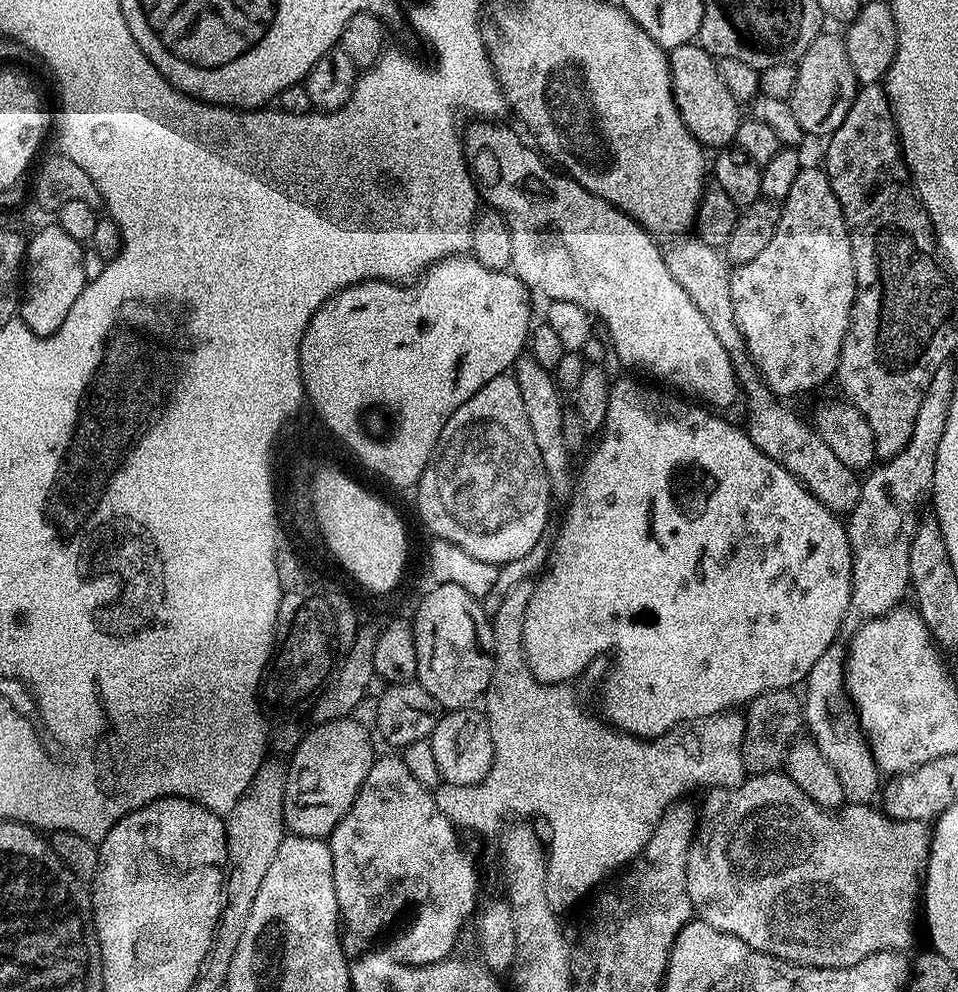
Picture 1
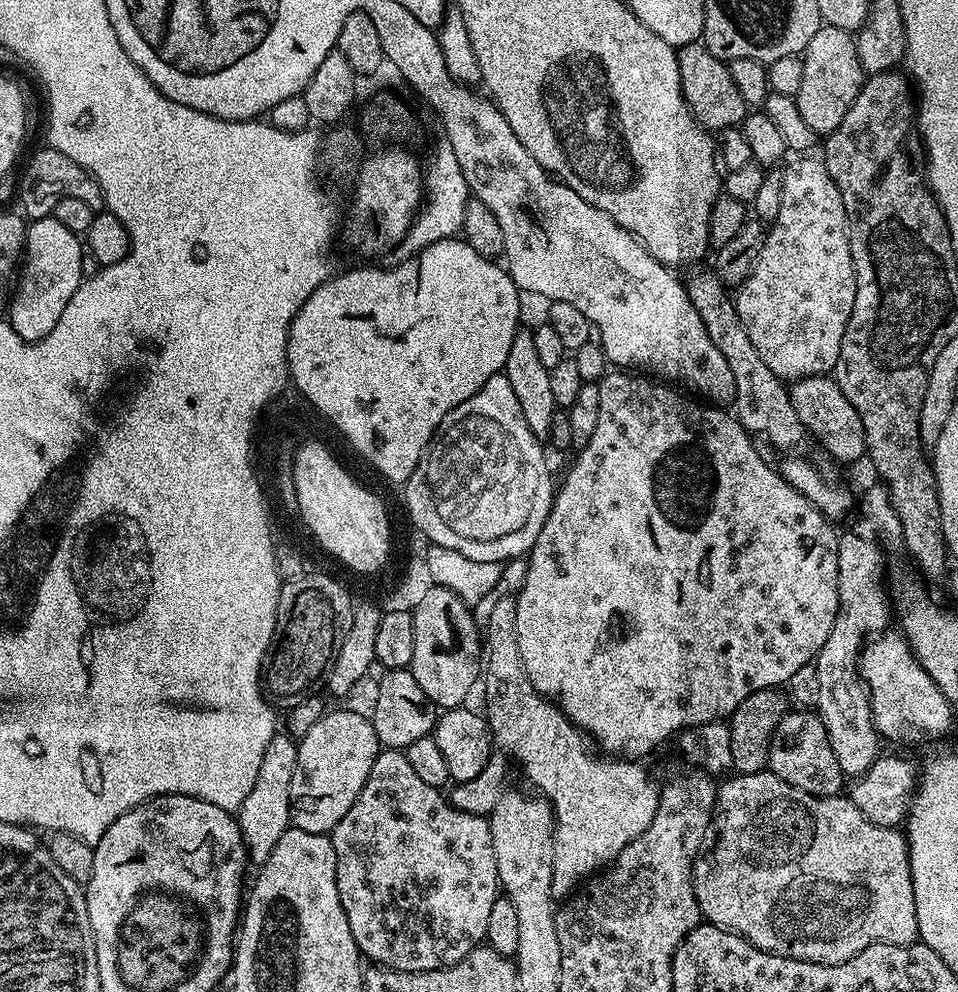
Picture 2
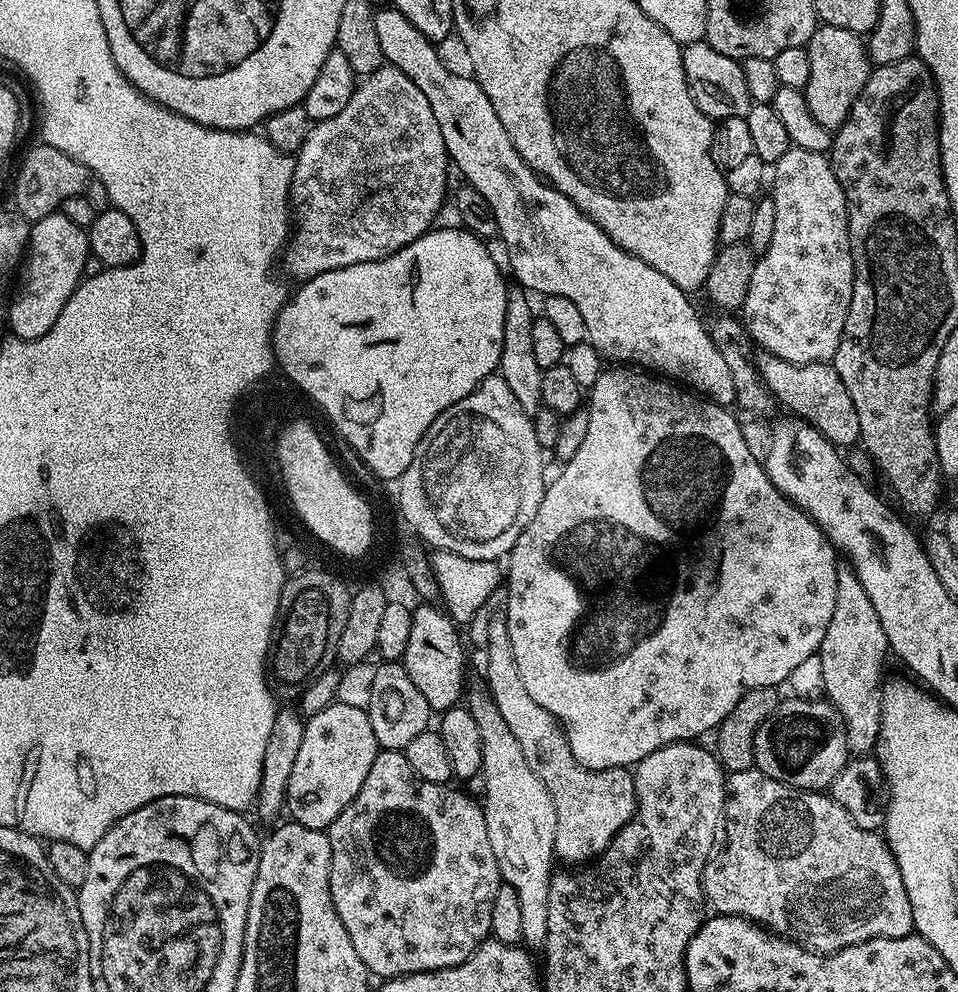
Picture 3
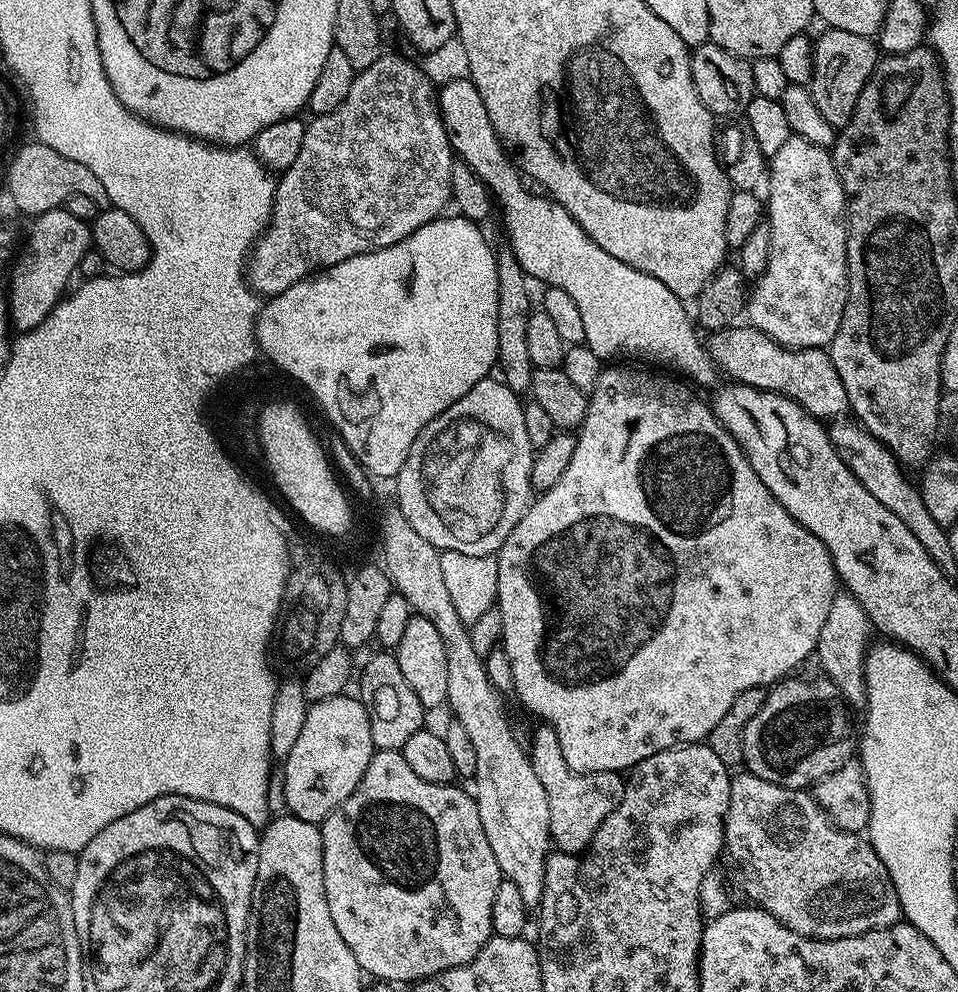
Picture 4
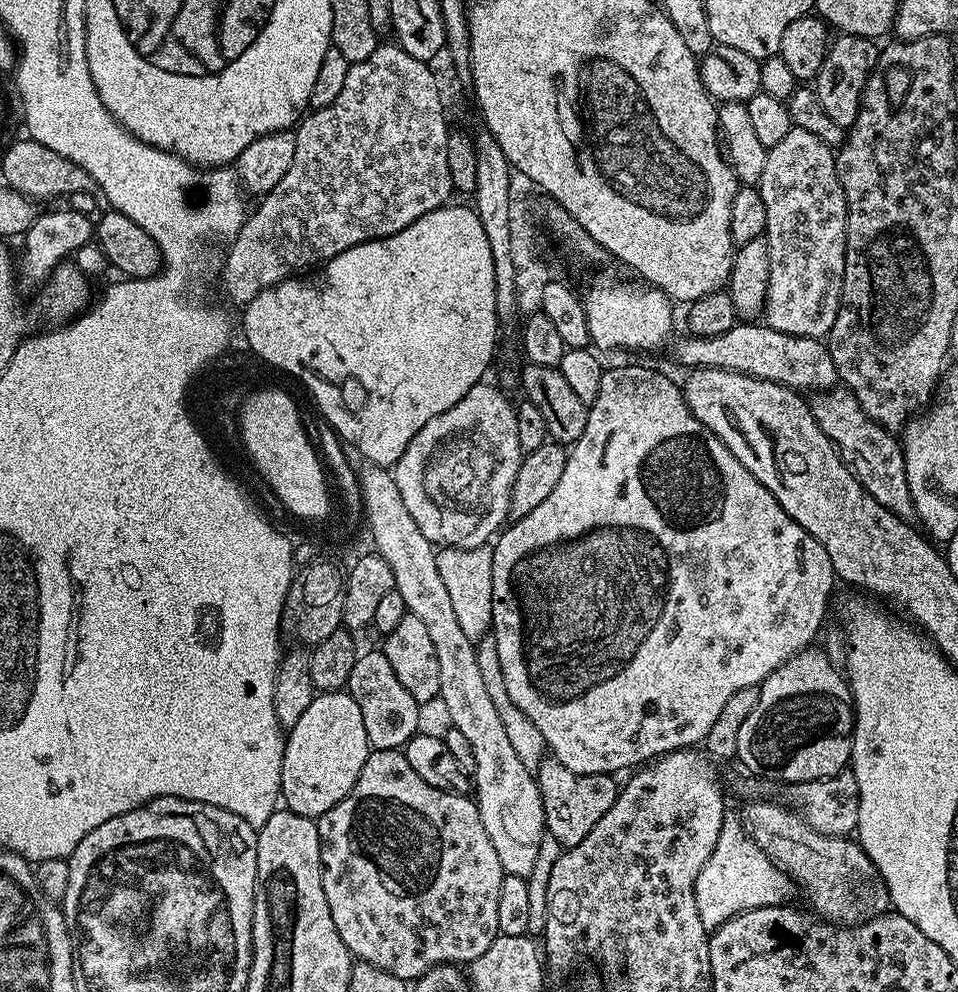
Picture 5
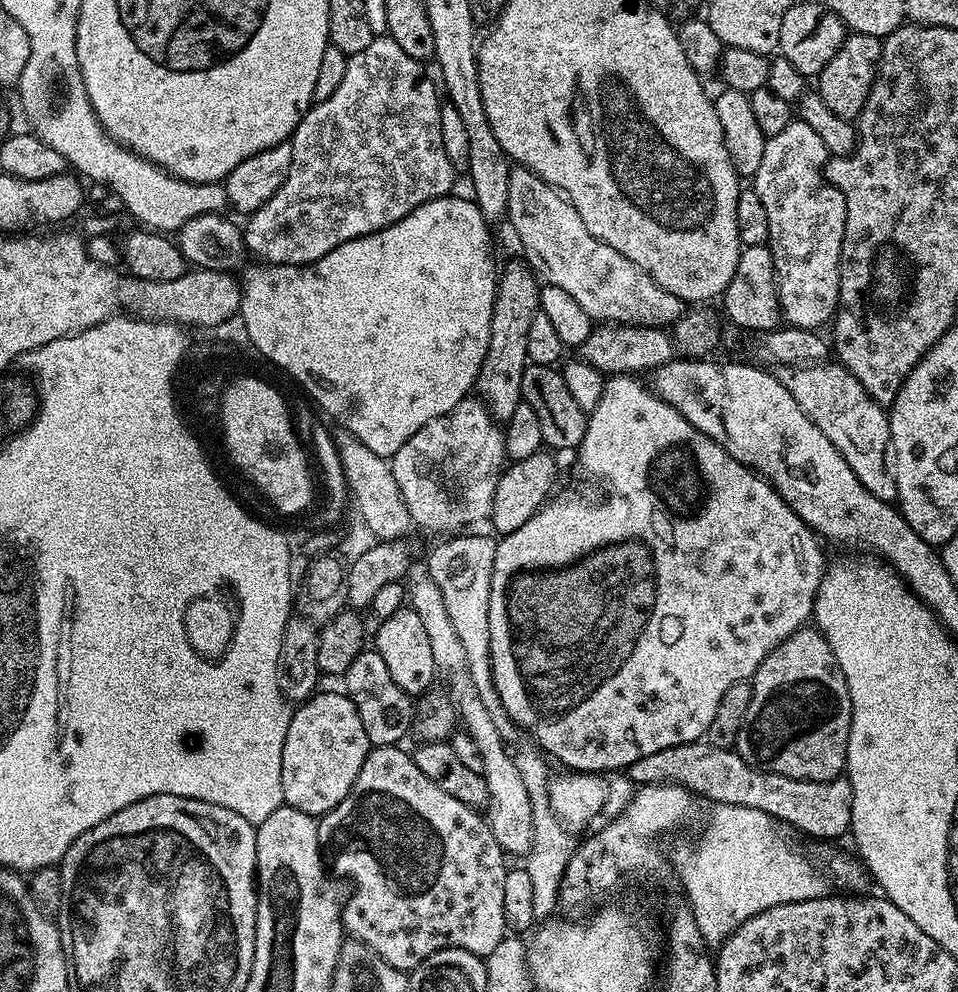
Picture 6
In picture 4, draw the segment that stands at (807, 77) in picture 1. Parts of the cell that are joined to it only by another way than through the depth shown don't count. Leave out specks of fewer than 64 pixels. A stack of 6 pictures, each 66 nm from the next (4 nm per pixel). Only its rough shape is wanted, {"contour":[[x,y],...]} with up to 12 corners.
{"contour":[[825,27],[810,91],[845,128],[876,69],[873,37]]}

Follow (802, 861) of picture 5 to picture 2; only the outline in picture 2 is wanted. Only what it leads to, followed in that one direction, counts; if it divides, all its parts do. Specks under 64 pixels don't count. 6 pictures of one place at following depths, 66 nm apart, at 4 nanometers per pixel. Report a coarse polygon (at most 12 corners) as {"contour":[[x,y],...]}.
{"contour":[[770,771],[719,785],[700,915],[841,964],[914,944],[903,831]]}

